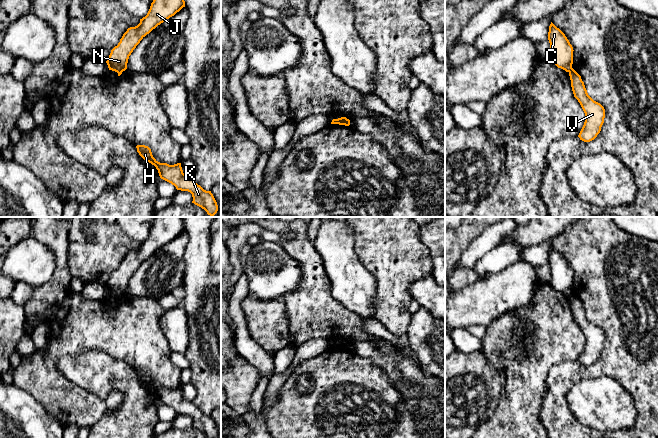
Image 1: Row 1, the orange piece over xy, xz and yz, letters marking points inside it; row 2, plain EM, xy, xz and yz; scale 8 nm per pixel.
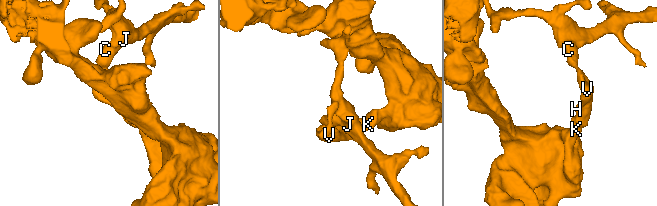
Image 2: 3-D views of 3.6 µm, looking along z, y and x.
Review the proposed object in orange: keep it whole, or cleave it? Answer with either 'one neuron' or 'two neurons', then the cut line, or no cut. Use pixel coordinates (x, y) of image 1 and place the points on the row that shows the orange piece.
two neurons; cut in yz along (572, 68), (569, 72)

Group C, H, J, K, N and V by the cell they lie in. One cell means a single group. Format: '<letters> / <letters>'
C J N / H K V

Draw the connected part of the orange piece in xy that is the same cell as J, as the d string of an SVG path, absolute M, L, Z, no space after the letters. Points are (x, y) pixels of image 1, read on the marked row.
M153 0L147 15L140 19L137 26L128 28L118 45L111 50L106 61L109 70L115 72L125 71L129 56L140 41L183 7L185 7L184 0Z

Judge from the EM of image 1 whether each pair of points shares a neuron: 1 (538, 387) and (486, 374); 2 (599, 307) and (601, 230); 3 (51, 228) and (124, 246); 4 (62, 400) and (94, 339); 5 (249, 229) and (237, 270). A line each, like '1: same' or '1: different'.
1: different
2: same
3: different
4: same
5: same

